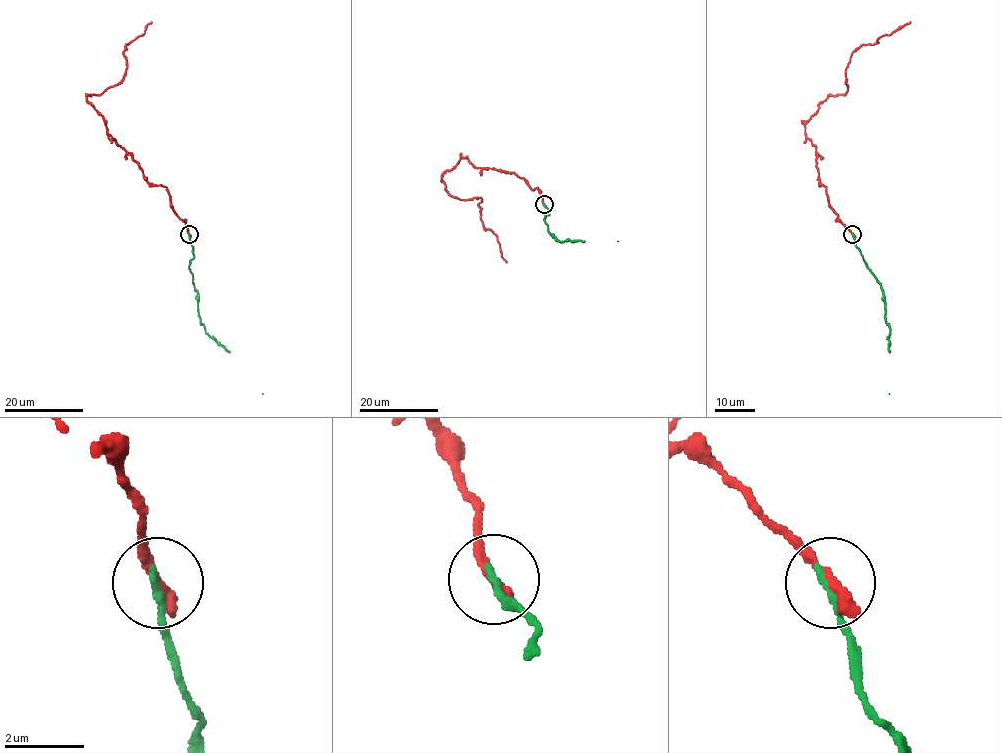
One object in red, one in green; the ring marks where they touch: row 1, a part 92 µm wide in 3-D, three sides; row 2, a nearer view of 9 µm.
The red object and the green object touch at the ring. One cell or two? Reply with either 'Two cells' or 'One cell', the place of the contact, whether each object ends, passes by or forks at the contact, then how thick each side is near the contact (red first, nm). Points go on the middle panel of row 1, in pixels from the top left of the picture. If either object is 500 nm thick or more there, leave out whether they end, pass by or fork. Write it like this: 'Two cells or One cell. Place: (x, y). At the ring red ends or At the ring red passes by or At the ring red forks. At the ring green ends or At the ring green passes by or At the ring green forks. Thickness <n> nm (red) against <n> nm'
One cell. Place: (544, 204). At the ring red ends. At the ring green ends. Thickness 340 nm (red) against 200 nm

